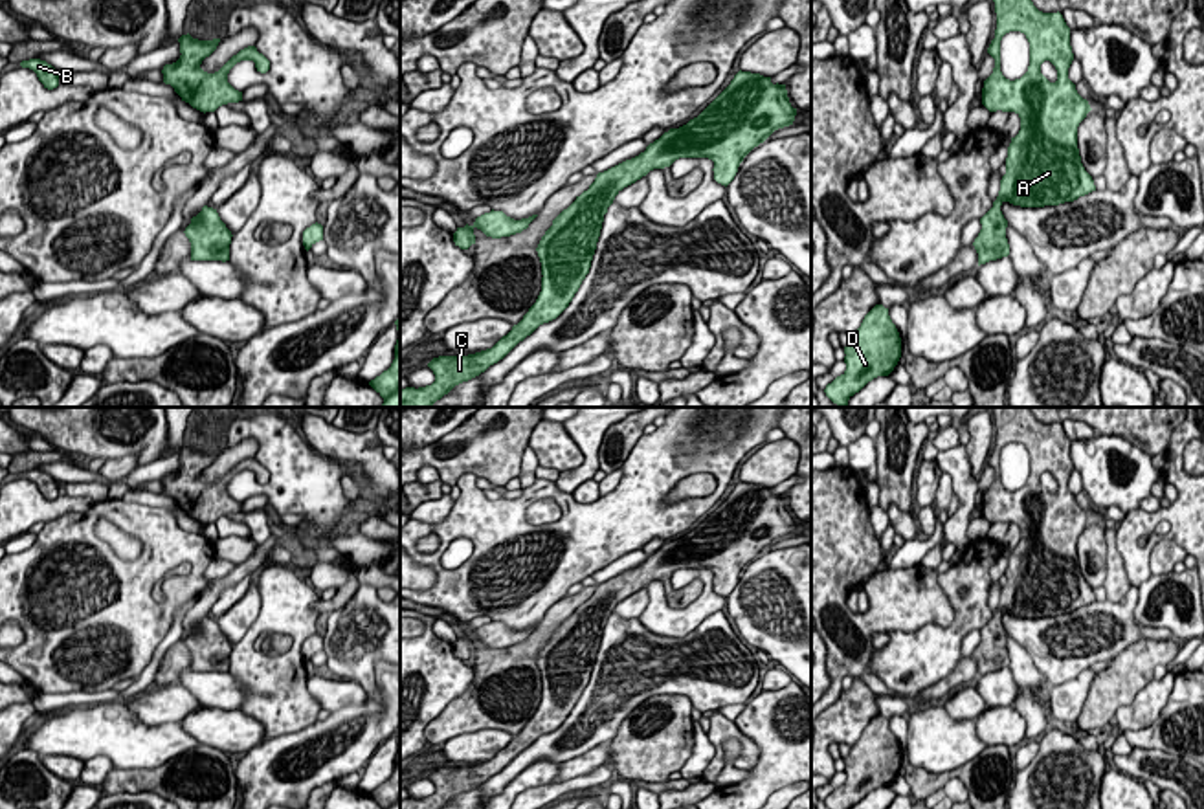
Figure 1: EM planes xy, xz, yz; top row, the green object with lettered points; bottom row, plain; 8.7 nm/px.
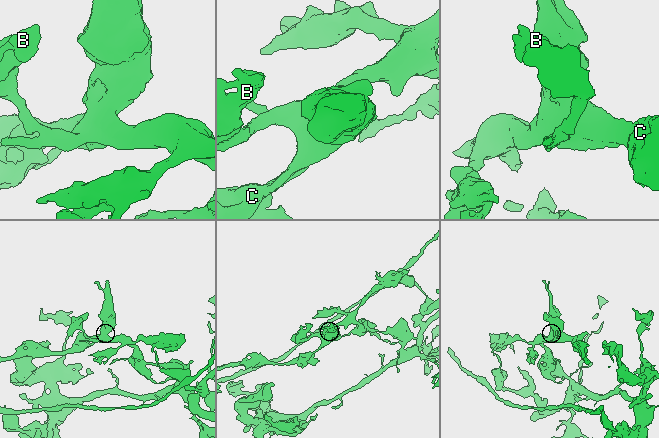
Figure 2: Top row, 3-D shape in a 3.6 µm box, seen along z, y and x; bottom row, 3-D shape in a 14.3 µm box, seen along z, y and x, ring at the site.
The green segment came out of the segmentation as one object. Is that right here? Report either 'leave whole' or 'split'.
split

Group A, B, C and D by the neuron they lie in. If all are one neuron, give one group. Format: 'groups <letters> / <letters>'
groups A B C / D

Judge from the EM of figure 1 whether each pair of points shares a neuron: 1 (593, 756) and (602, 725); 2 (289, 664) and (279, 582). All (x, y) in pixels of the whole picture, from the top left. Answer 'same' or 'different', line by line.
1: different
2: same

